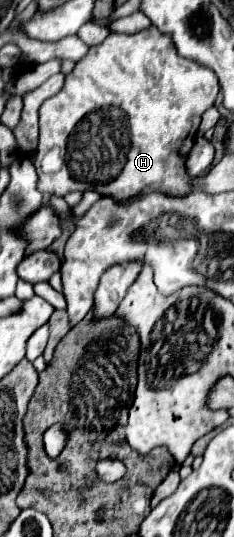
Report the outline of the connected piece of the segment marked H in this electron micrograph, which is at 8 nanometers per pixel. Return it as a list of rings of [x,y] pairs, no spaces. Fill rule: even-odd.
[[[150,26],[136,34],[110,34],[76,62],[74,70],[66,76],[64,88],[40,108],[40,138],[38,154],[34,156],[40,190],[56,196],[96,190],[118,202],[150,192],[172,198],[188,196],[192,178],[186,172],[186,158],[196,142],[202,112],[214,104],[218,90],[216,74],[196,60],[180,56],[172,38],[158,32],[158,28]],[[50,148],[60,148],[64,158],[58,172],[46,174],[40,168],[40,160]]]

